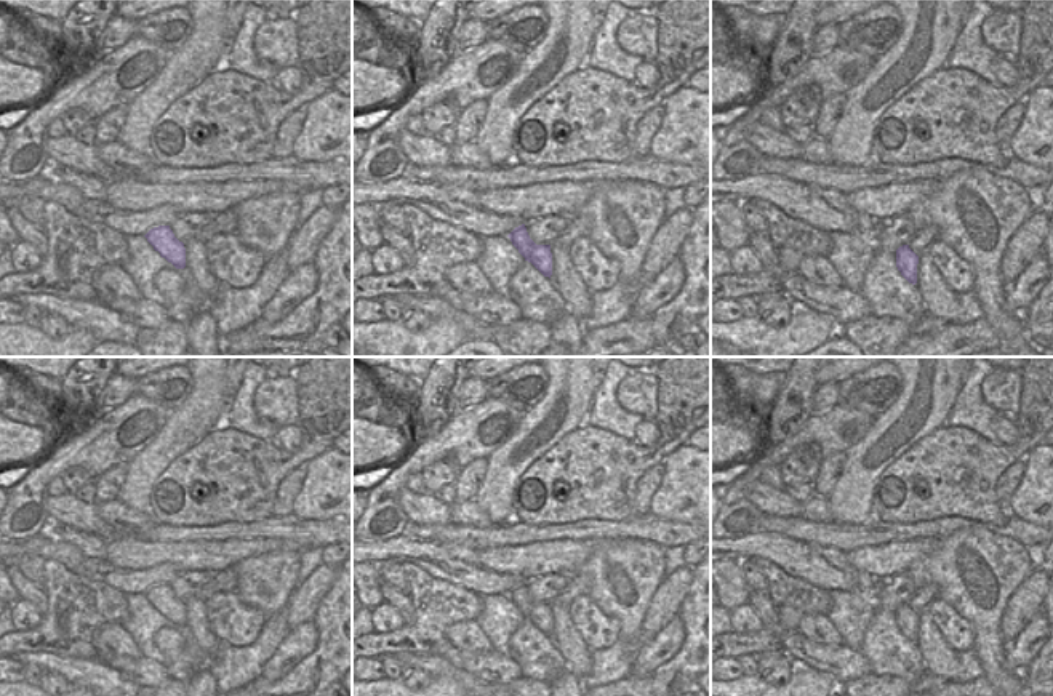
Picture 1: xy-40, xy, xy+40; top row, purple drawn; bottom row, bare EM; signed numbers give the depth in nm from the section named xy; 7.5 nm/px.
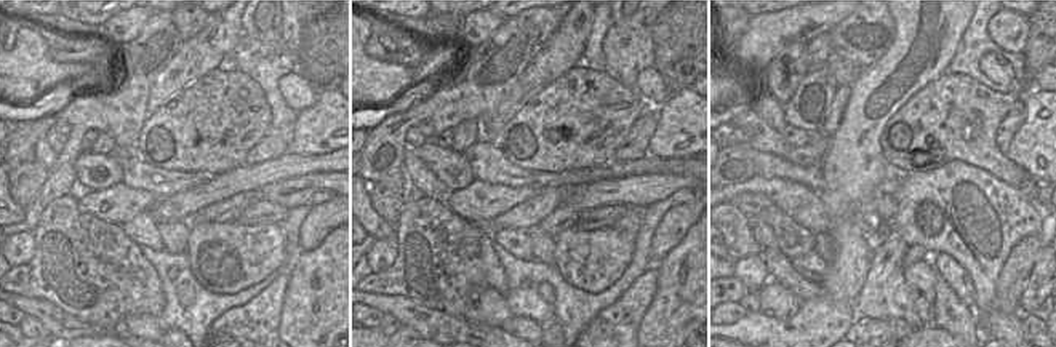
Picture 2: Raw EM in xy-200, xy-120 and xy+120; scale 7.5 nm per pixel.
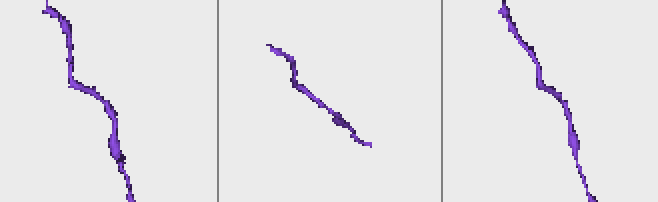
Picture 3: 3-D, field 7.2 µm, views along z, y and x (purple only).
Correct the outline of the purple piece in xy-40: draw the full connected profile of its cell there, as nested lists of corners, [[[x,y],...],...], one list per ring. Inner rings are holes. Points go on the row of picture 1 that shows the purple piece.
[[[170,226],[154,227],[144,237],[154,246],[154,250],[158,251],[160,256],[171,262],[176,269],[186,267],[184,243],[174,237]]]

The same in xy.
[[[525,224],[515,227],[507,237],[510,238],[512,245],[518,250],[518,253],[525,258],[525,261],[531,262],[544,277],[551,278],[551,245],[536,245],[530,238]]]

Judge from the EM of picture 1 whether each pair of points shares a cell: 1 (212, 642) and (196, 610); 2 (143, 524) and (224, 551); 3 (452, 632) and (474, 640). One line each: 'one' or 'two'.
1: one
2: two
3: one

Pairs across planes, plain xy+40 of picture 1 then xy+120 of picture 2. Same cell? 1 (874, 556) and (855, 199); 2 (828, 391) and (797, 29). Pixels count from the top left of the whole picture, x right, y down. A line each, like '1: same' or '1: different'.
1: different
2: different

